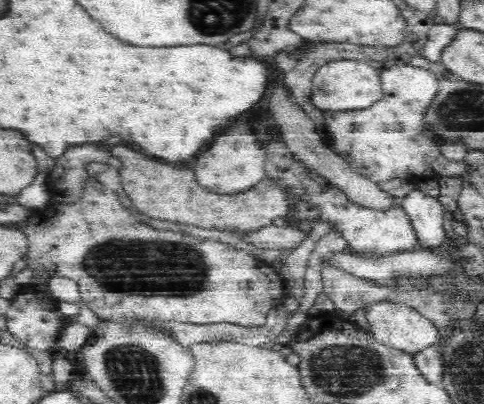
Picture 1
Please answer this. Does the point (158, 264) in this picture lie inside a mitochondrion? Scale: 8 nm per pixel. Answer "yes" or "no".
yes

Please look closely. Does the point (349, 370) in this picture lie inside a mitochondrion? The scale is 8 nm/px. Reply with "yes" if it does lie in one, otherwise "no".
yes

